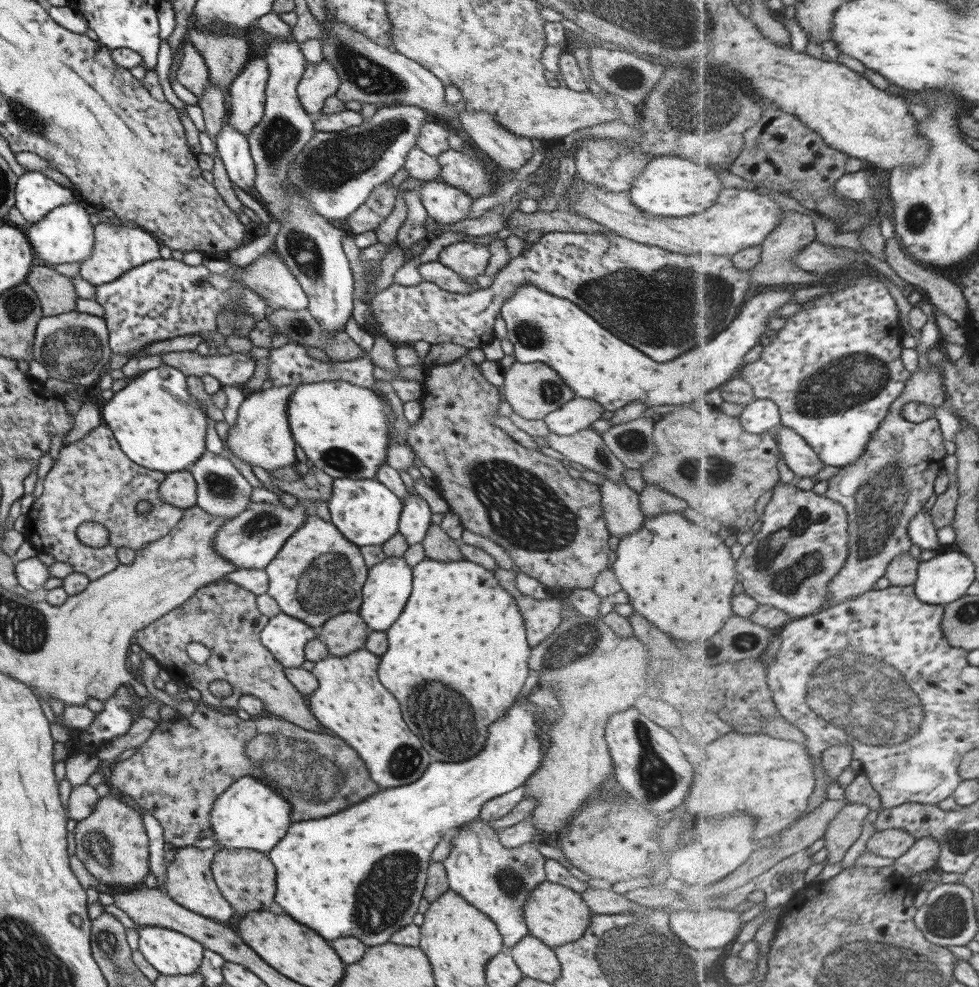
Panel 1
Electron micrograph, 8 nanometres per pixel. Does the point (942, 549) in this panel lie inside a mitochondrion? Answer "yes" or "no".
no

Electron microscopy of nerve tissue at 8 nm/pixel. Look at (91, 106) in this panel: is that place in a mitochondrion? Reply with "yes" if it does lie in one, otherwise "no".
no

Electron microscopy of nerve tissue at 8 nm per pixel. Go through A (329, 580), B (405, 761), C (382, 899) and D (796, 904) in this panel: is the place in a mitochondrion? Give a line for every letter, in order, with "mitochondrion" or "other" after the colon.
A: mitochondrion
B: mitochondrion
C: mitochondrion
D: other

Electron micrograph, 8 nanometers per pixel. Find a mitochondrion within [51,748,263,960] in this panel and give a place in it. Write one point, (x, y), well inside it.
(96, 846)

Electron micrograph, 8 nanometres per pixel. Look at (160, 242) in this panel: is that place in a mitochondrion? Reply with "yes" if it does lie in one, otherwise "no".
no

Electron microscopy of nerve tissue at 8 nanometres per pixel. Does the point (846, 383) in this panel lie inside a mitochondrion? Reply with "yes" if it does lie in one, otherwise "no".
yes

